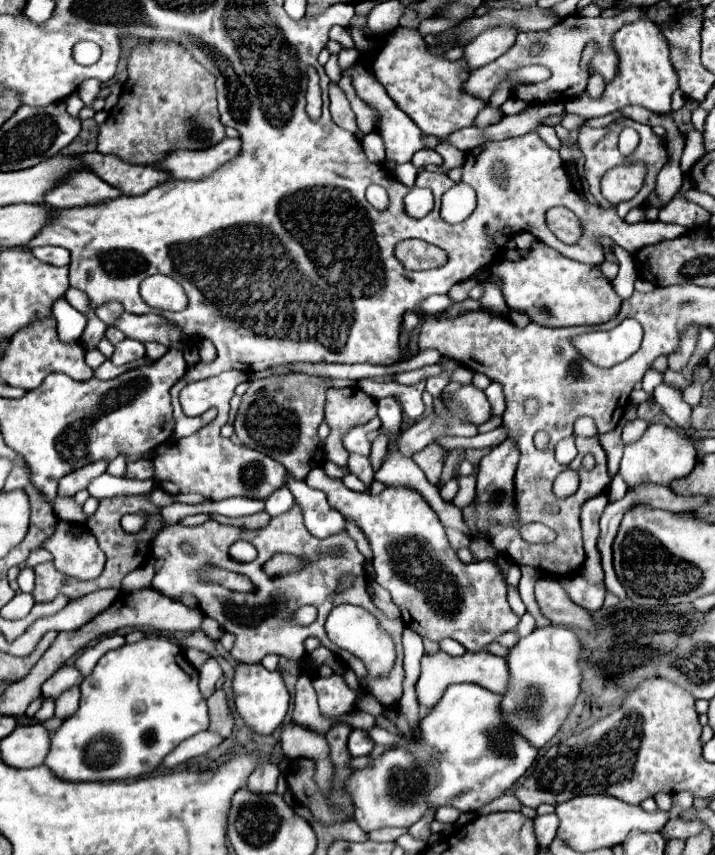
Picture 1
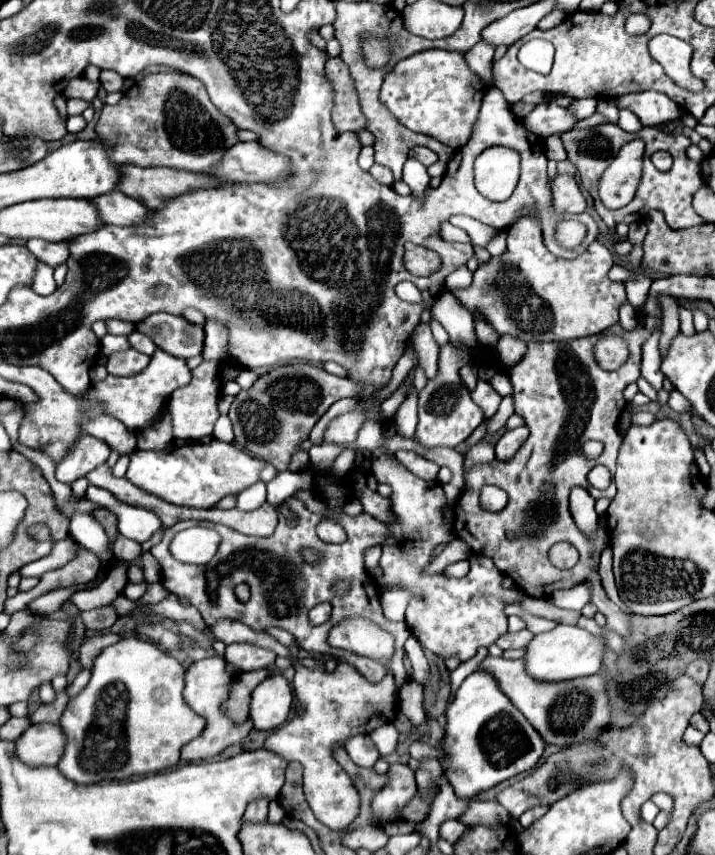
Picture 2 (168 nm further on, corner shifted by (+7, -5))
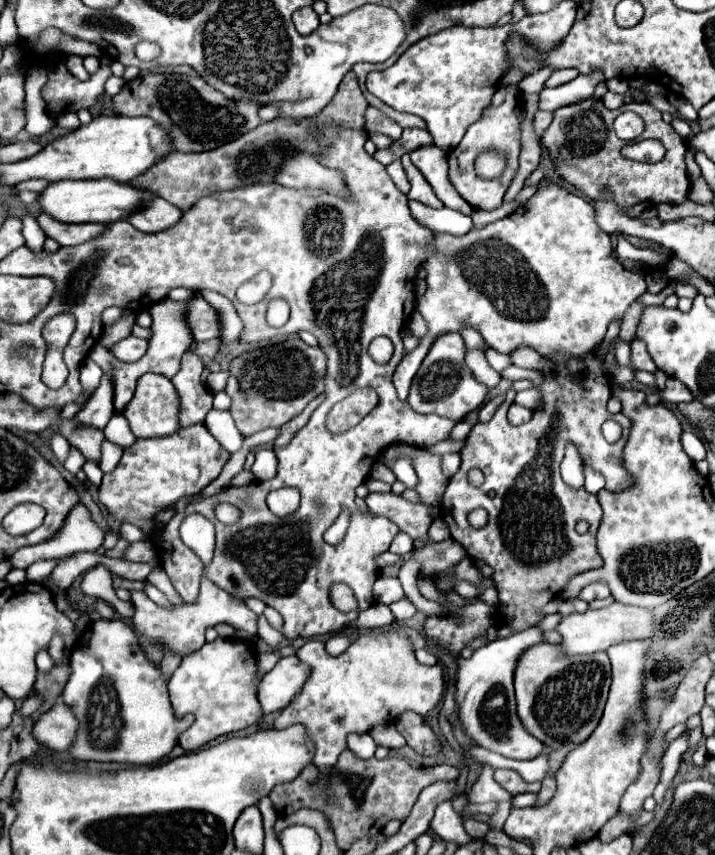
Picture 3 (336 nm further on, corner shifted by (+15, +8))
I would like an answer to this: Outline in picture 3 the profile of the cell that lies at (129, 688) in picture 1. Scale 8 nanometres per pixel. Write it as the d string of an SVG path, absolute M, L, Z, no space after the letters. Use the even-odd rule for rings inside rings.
M97 620L93 622L77 640L71 652L71 676L61 694L63 702L73 708L79 720L79 732L73 748L69 750L77 760L97 760L97 762L125 762L125 764L155 764L165 758L177 744L177 736L193 724L193 716L175 718L169 694L167 680L161 670L145 656L137 634L123 620Z

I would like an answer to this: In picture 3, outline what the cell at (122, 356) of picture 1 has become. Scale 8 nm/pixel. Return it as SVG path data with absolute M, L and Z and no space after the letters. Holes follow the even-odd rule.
M127 336L125 340L117 342L113 346L113 356L117 356L121 362L135 362L139 360L149 348L149 342L143 338L135 338L135 336Z

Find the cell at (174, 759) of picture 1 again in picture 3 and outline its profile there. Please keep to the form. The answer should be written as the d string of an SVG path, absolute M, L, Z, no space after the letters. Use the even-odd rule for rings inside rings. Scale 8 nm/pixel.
M217 638L215 642L207 642L201 650L185 656L169 680L169 696L173 708L191 712L195 722L179 736L179 746L185 752L191 752L223 734L255 724L263 716L257 700L259 680L255 640Z

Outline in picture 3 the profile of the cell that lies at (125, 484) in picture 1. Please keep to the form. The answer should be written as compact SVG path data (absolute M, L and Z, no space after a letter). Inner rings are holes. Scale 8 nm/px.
M115 412L113 416L111 416L111 420L107 422L107 426L105 426L105 438L107 440L111 440L111 442L115 442L115 444L119 444L119 446L123 446L123 448L127 448L127 446L131 446L137 438L133 436L133 432L131 432L131 428L129 428L129 422L127 422L127 418L121 414L121 412Z

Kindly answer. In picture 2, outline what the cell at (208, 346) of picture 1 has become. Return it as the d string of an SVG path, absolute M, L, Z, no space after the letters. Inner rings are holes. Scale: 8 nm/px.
M207 321L205 323L205 341L203 341L203 359L217 359L225 353L225 341L227 341L227 333L225 327L217 321Z

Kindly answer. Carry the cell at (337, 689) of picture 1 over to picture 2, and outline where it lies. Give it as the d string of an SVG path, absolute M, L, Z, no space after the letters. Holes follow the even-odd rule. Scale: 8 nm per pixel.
M323 663L315 669L297 665L293 687L297 701L303 703L305 711L273 731L265 739L263 749L283 757L285 761L299 761L303 765L303 791L315 817L329 829L345 829L359 813L359 795L353 783L347 783L349 775L341 765L337 765L331 749L335 743L345 743L349 737L359 733L371 733L395 717L397 695L393 675L388 671L383 681L373 685L347 663L339 663L333 673L325 673Z

